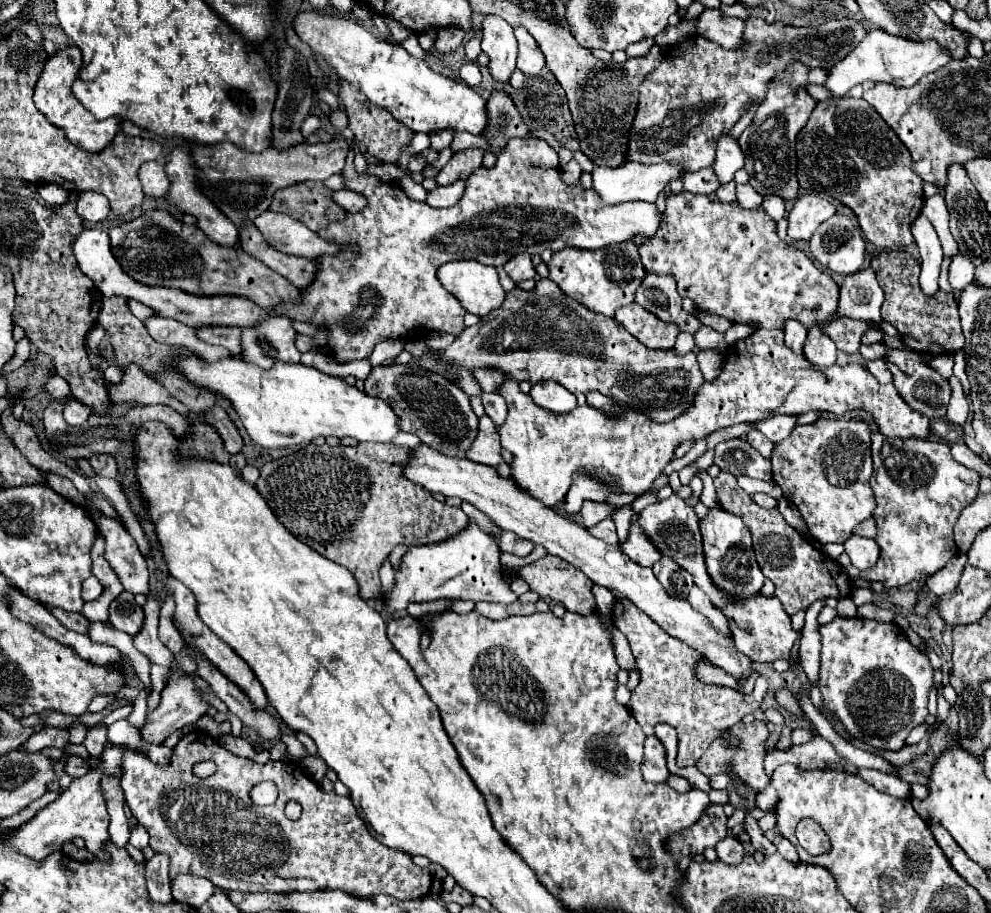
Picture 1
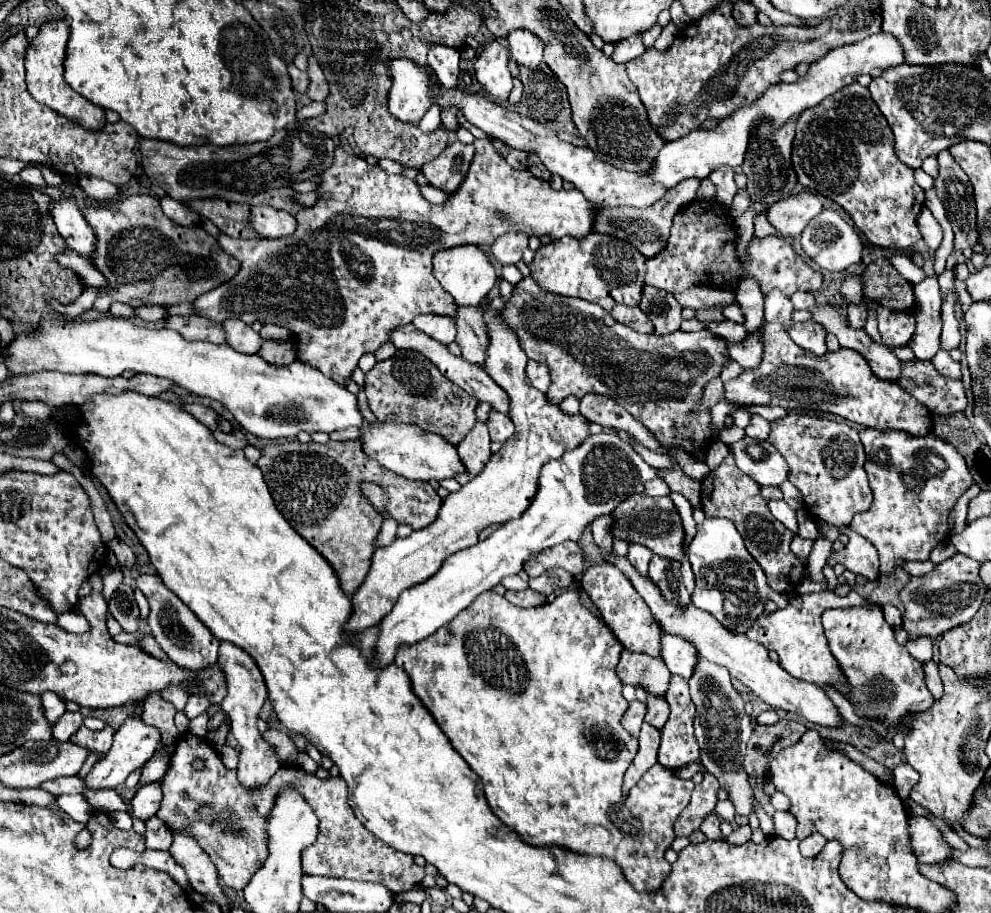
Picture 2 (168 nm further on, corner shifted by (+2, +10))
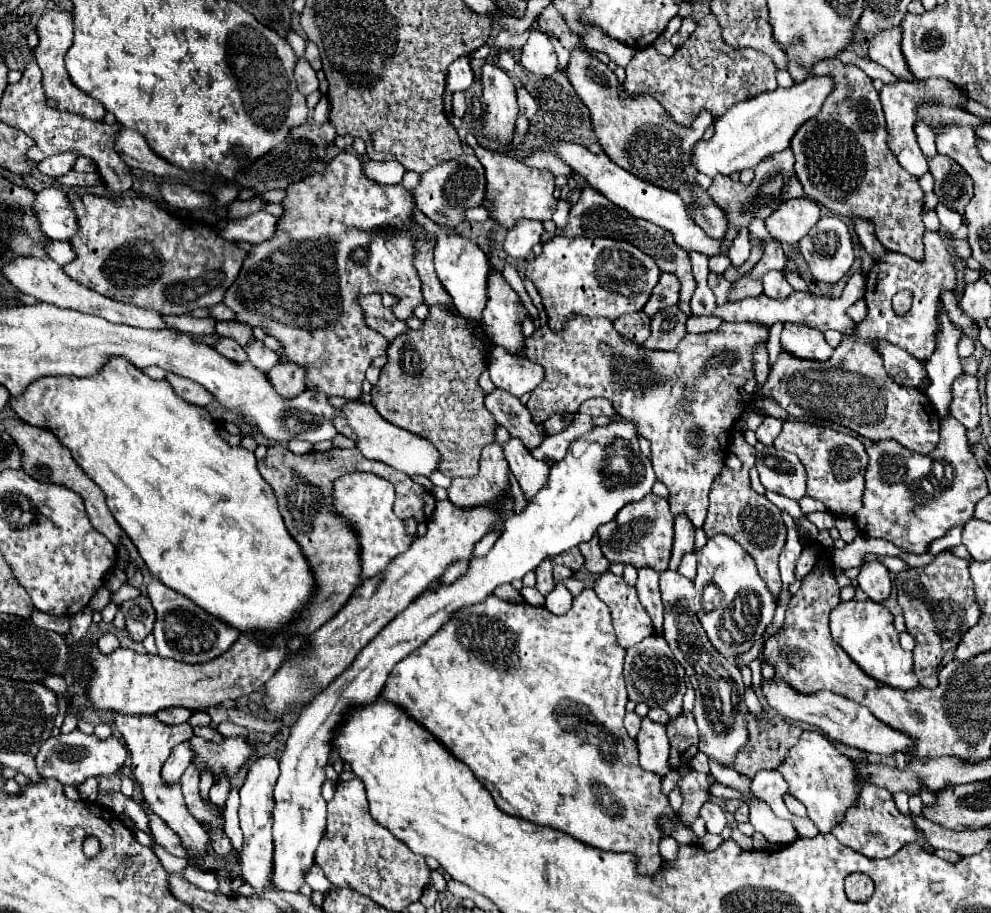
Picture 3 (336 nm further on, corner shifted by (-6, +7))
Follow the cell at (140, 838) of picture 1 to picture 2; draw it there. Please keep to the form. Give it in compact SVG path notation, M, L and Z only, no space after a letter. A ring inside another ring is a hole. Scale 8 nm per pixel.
M157 779L157 781L153 781L153 783L141 787L141 789L135 793L135 797L133 797L133 801L131 801L131 805L133 805L133 815L135 815L137 819L141 819L141 821L149 819L151 815L157 813L159 805L161 805L161 799L163 799L161 779Z

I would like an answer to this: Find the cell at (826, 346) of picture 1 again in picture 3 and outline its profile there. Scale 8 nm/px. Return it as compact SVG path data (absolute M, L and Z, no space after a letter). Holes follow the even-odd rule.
M785 324L781 344L789 354L809 360L829 360L833 354L833 348L825 342L825 336L819 330L801 324Z

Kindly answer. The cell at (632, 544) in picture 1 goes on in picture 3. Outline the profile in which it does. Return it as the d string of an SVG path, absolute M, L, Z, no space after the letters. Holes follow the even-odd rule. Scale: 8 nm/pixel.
M643 566L643 570L639 570L635 588L637 588L641 604L647 608L653 620L655 632L659 634L663 628L663 602L659 594L659 574L655 574L655 570L651 570L649 566Z

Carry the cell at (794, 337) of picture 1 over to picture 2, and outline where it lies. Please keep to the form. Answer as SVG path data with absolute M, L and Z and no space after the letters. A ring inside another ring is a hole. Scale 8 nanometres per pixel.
M771 289L765 295L765 319L767 321L781 321L781 323L789 323L791 321L791 313L793 313L793 303L787 295L783 295L779 289Z

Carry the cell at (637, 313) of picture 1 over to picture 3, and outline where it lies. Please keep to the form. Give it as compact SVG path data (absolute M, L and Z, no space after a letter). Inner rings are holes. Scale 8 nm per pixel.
M643 312L623 314L623 318L615 320L615 330L619 330L625 338L631 338L637 344L643 344L647 340L647 334L651 334L649 318Z

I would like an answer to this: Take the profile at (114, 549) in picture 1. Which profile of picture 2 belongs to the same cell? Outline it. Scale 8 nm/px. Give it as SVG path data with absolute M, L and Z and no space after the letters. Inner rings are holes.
M139 575L137 577L137 589L143 591L143 595L149 601L151 613L147 617L147 623L151 627L151 635L155 637L161 651L177 665L187 667L191 671L199 671L203 667L209 667L215 663L215 651L219 649L219 639L193 615L193 611L177 597L173 591L169 591L157 575Z

